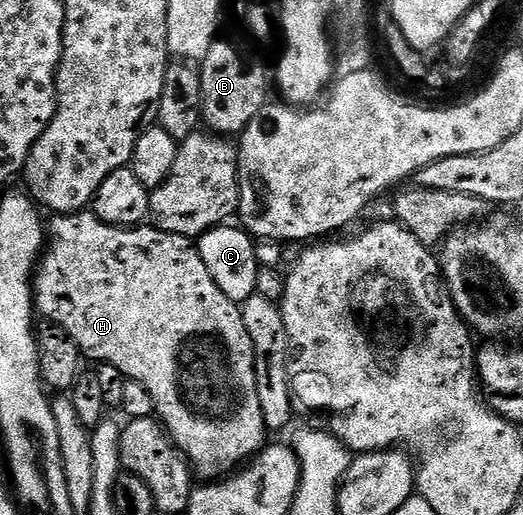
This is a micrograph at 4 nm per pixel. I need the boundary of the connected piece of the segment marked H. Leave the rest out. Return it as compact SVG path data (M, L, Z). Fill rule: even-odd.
M91 210L72 212L69 216L59 214L51 217L46 228L46 247L41 255L39 265L34 273L34 308L45 317L45 321L57 324L64 328L70 338L79 346L81 353L95 362L103 362L117 368L124 377L134 382L142 382L146 390L150 390L150 398L154 398L156 407L155 415L158 417L168 436L176 443L188 463L191 464L193 473L201 476L201 481L216 482L227 478L265 447L270 433L266 422L262 418L262 406L258 403L258 382L254 370L254 342L250 342L250 334L246 334L246 322L242 322L240 313L241 305L237 301L226 298L222 290L218 290L218 282L210 278L210 270L206 270L206 262L202 262L199 247L187 236L170 234L151 226L137 226L135 228L115 228L104 224ZM194 334L194 348L180 348L188 342L188 336Z

